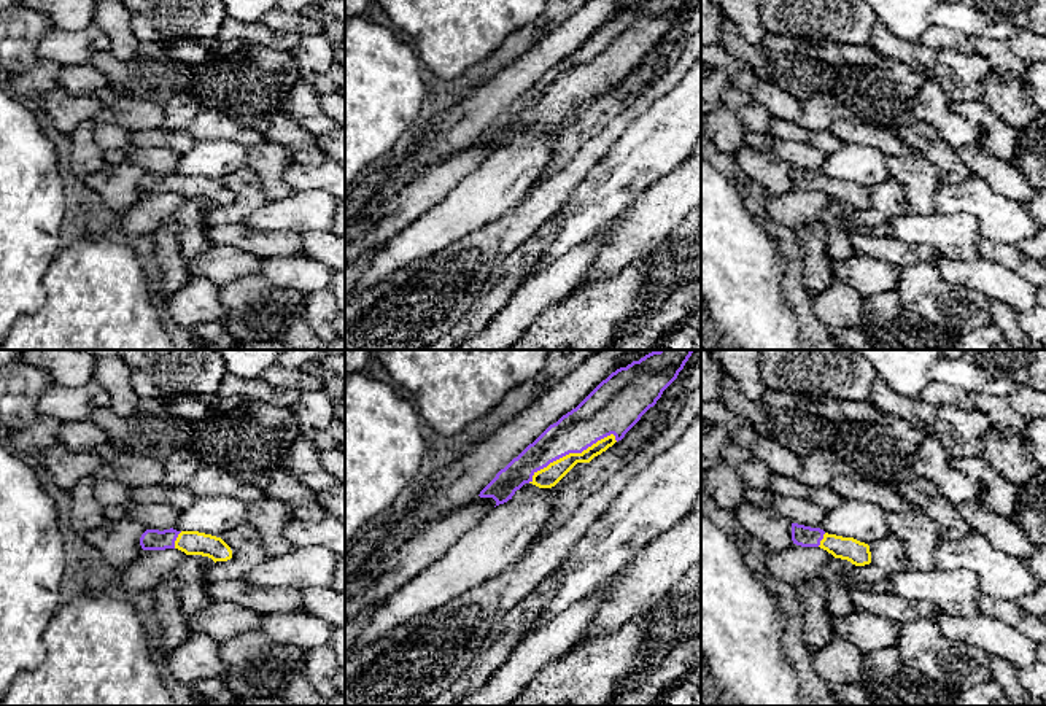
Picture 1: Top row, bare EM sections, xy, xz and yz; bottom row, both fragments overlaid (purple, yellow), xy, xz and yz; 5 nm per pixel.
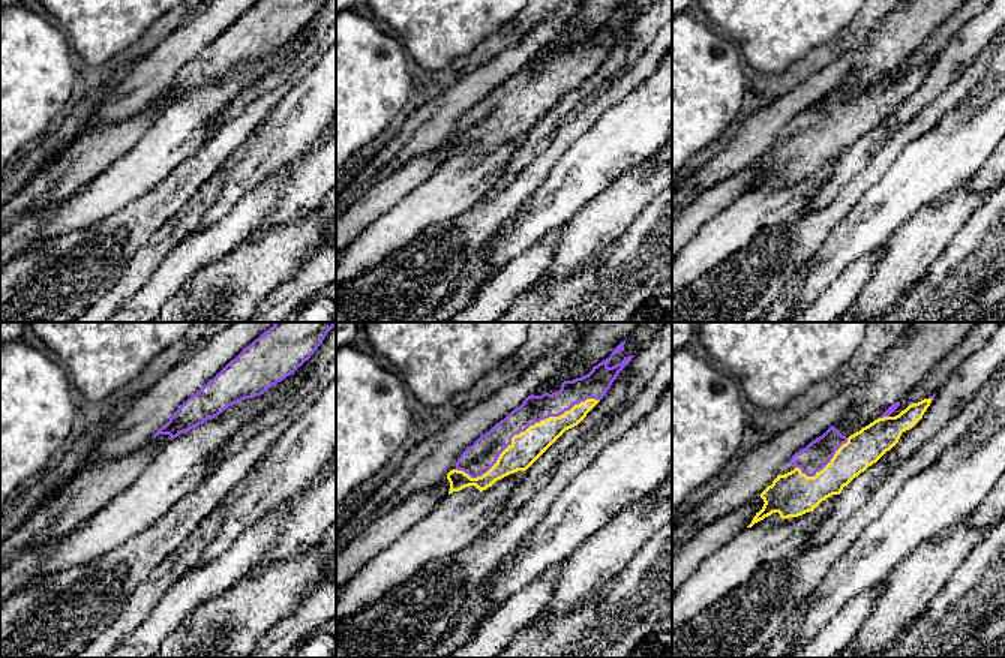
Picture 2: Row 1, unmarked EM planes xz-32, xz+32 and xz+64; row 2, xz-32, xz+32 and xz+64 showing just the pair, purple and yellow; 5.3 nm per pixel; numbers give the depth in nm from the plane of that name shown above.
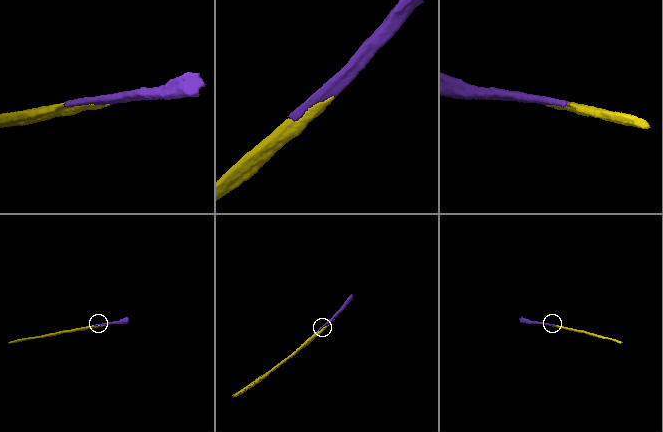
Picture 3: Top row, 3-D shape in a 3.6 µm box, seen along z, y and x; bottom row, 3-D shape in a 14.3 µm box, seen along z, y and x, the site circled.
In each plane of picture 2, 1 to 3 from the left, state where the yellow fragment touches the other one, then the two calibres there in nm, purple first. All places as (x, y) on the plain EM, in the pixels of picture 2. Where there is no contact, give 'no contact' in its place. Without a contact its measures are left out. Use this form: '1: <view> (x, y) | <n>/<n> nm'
1: no contact
2: xz+32 (524, 95) | 160/170 nm
3: xz+64 (824, 131) | 150/240 nm

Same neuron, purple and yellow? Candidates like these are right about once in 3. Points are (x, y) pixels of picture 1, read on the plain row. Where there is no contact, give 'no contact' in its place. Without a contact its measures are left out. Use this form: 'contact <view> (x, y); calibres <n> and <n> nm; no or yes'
contact xz (571, 96); calibres 220 and 110 nm; yes

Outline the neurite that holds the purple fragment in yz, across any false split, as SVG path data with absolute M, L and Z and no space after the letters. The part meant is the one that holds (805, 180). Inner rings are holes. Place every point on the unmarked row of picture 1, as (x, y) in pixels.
M792 167L792 184L801 191L820 191L835 202L847 204L855 210L871 207L870 189L854 181L828 178L820 172Z

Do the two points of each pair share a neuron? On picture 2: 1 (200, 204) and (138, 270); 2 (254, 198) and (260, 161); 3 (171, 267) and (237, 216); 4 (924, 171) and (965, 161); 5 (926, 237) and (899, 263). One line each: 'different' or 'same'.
1: same
2: different
3: same
4: same
5: same

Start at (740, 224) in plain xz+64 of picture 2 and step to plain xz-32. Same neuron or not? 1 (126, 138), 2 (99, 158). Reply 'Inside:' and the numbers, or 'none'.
Inside: none

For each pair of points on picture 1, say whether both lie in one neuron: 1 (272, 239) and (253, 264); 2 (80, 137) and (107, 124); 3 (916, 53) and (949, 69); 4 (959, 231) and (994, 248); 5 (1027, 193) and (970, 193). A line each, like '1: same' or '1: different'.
1: different
2: different
3: different
4: different
5: different

